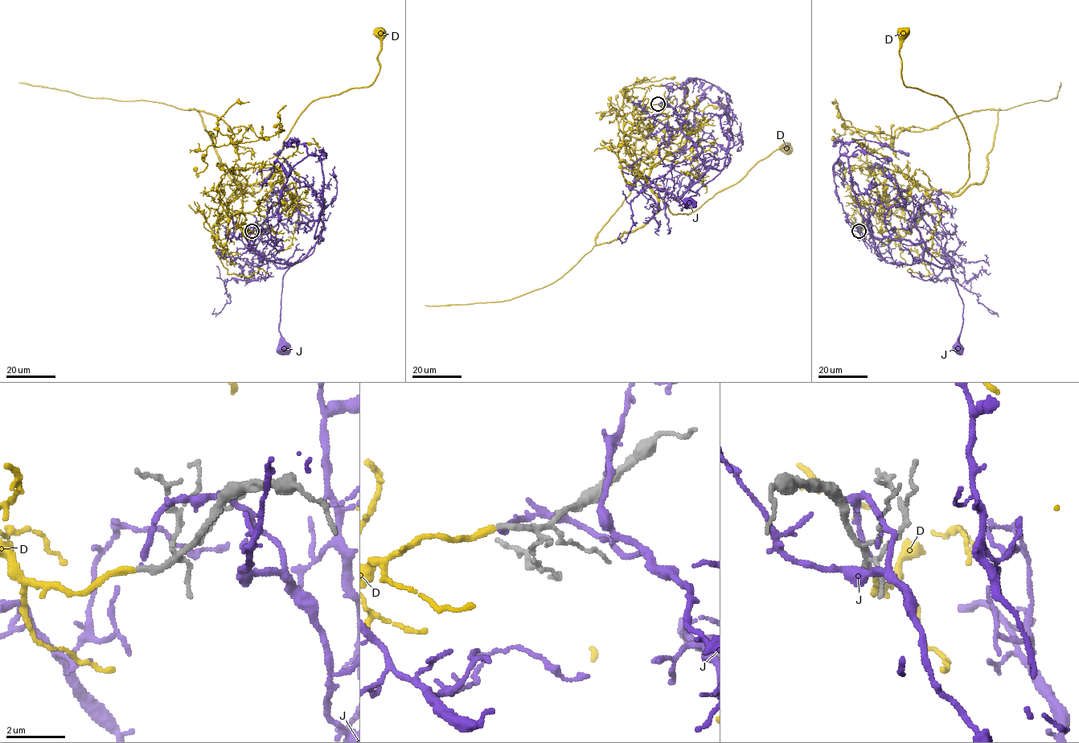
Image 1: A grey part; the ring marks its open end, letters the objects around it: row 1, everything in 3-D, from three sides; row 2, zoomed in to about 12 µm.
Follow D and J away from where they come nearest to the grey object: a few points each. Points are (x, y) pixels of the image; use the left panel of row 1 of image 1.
D: (252, 230), (231, 227), (222, 244), (211, 234), (235, 190), (261, 187), (309, 104), (372, 83), (379, 31)
J: (252, 230), (264, 229), (276, 262), (293, 264), (313, 248), (282, 278), (285, 348)

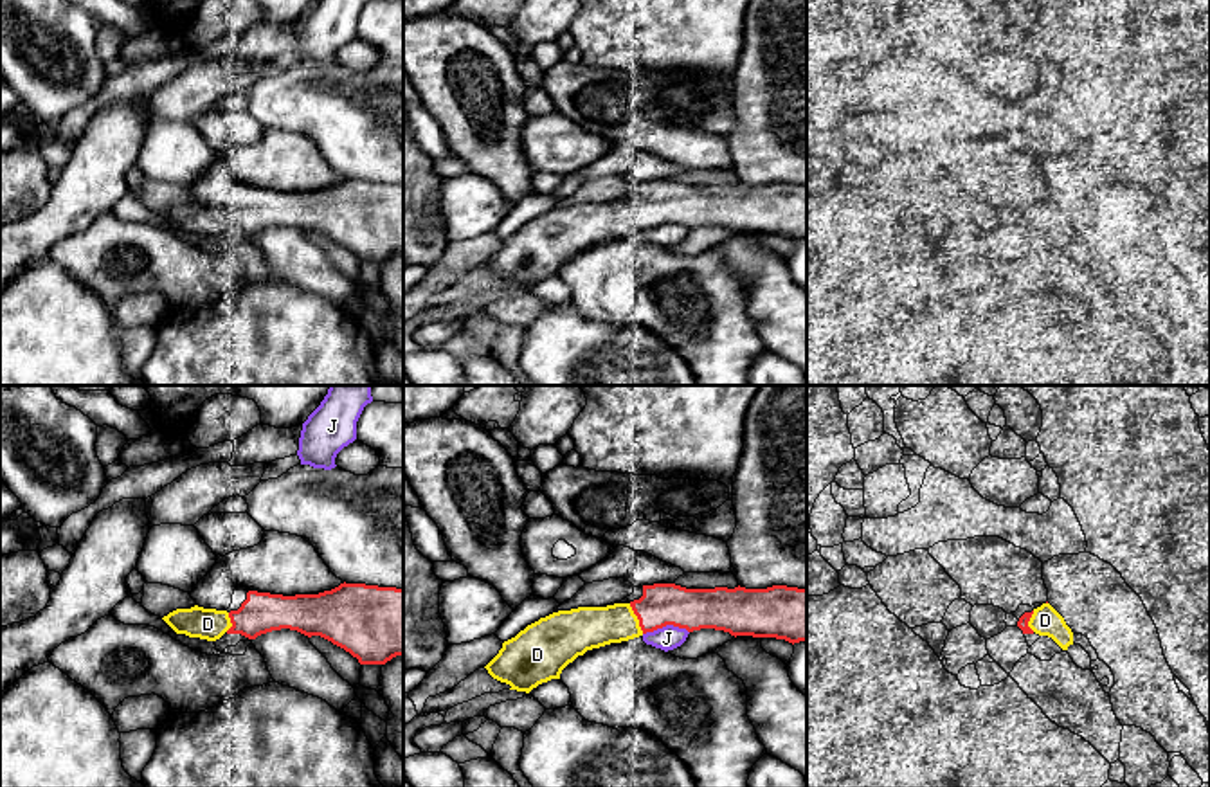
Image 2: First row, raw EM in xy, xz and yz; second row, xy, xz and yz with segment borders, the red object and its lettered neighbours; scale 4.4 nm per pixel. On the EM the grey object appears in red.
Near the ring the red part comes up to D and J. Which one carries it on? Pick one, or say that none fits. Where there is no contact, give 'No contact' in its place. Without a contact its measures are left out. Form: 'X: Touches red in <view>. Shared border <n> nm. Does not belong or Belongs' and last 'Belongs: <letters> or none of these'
D: Touches red in xz. Shared border 150 nm. Belongs
J: Touches red in xz. Shared border 200 nm. Does not belong
Belongs: D

